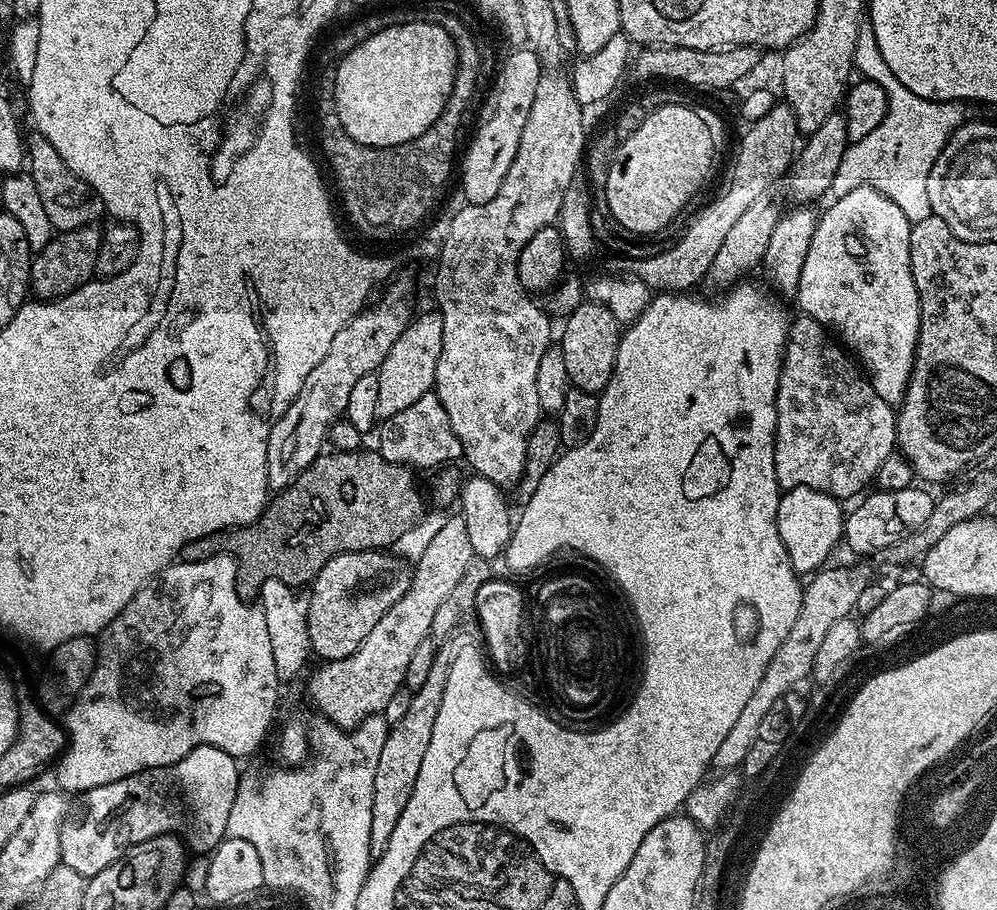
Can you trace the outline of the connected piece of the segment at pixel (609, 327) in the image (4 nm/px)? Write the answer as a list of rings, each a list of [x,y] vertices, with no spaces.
[[[585,302],[578,307],[563,321],[564,333],[559,333],[558,346],[562,350],[562,358],[566,358],[566,374],[571,387],[580,388],[583,392],[599,394],[610,382],[610,374],[614,374],[614,362],[618,358],[618,346],[622,335],[622,326],[606,310],[606,306]]]

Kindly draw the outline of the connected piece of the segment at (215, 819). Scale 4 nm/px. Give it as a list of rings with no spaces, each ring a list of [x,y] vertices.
[[[200,744],[186,758],[161,768],[147,768],[138,774],[118,778],[106,786],[91,788],[83,793],[80,800],[64,817],[60,835],[60,863],[70,870],[78,870],[85,878],[97,876],[106,866],[119,860],[132,845],[146,842],[155,836],[173,835],[180,837],[193,853],[208,854],[217,848],[228,835],[226,822],[230,819],[230,809],[240,785],[241,769],[236,769],[237,757],[226,754],[226,750],[209,744]]]

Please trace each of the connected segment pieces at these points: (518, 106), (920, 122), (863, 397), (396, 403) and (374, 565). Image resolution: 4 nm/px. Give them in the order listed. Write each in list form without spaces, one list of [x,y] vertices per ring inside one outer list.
[[[516,46],[511,51],[496,72],[492,93],[480,112],[480,125],[468,149],[465,152],[463,149],[458,164],[458,180],[460,176],[460,184],[464,187],[463,199],[470,204],[490,202],[490,198],[498,194],[502,178],[506,178],[506,170],[510,170],[514,154],[518,154],[518,142],[522,142],[522,130],[526,130],[526,118],[530,118],[530,106],[534,106],[534,94],[542,78],[542,65],[536,52],[527,46]]]
[[[862,30],[858,34],[858,42],[854,46],[853,65],[858,66],[861,77],[878,82],[882,90],[886,90],[888,105],[886,118],[878,122],[878,127],[870,130],[866,138],[849,143],[846,154],[842,154],[842,162],[838,165],[838,174],[834,174],[830,189],[833,197],[846,194],[863,184],[869,184],[874,190],[886,194],[902,214],[913,224],[922,222],[922,218],[932,215],[930,193],[926,191],[926,182],[930,178],[930,170],[942,154],[946,142],[965,123],[965,105],[954,100],[927,100],[918,98],[898,78],[894,78],[894,70],[886,66],[886,58],[878,50],[878,38],[870,30]]]
[[[800,314],[797,317],[788,325],[788,345],[784,347],[784,364],[780,368],[776,395],[776,481],[784,490],[813,488],[837,498],[859,497],[875,481],[882,462],[886,462],[886,458],[897,451],[896,412],[893,405],[878,398],[867,375],[833,339],[829,329],[809,316]]]
[[[431,310],[413,315],[412,321],[398,334],[398,342],[390,346],[390,354],[380,364],[378,378],[378,417],[381,421],[406,410],[422,398],[422,394],[433,391],[438,370],[438,358],[442,354],[442,314]]]
[[[384,550],[347,552],[330,558],[310,585],[308,618],[312,652],[324,662],[354,654],[366,642],[366,634],[374,630],[378,618],[410,590],[411,581],[409,561]]]

